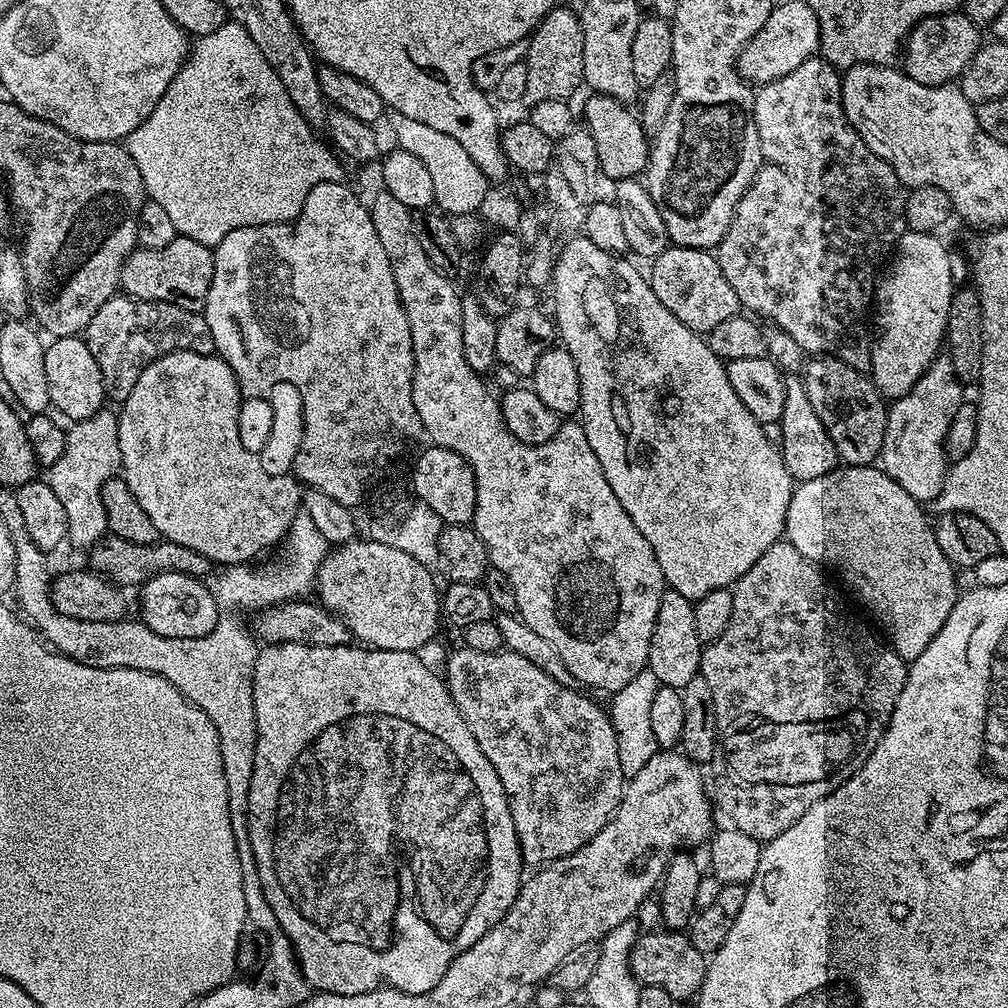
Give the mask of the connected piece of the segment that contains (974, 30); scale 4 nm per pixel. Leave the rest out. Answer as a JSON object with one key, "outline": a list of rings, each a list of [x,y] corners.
{"outline":[[[963,11],[943,12],[920,20],[906,37],[902,48],[902,71],[922,86],[938,86],[959,81],[970,58],[980,49],[981,29]]]}

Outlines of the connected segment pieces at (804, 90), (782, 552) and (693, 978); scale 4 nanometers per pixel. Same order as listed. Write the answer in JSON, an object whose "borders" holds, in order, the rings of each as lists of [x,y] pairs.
{"borders":[[[[817,54],[806,62],[802,62],[802,66],[790,70],[790,74],[786,74],[786,78],[759,85],[754,96],[752,113],[760,143],[760,169],[757,170],[746,194],[742,194],[742,198],[734,210],[734,219],[730,222],[730,230],[726,230],[714,255],[716,261],[722,266],[722,274],[726,274],[726,282],[730,282],[734,294],[738,294],[741,309],[747,310],[757,317],[765,316],[768,322],[775,327],[786,330],[786,334],[790,334],[790,338],[794,338],[794,342],[798,342],[798,346],[802,346],[804,353],[831,354],[837,360],[849,364],[854,370],[867,373],[872,367],[873,337],[870,335],[870,309],[874,304],[874,293],[878,283],[876,267],[879,266],[880,259],[884,255],[887,257],[895,249],[896,241],[906,231],[904,223],[906,185],[900,181],[896,171],[884,159],[878,154],[874,154],[874,150],[870,150],[870,146],[866,146],[862,142],[862,138],[846,118],[844,103],[840,97],[841,79],[841,73],[835,63]]],[[[787,539],[777,540],[774,546],[770,546],[770,550],[766,550],[766,554],[762,554],[762,558],[758,558],[758,562],[754,562],[754,566],[750,566],[750,570],[746,570],[746,574],[742,574],[731,585],[734,610],[730,614],[730,622],[726,625],[726,630],[722,630],[722,634],[718,634],[718,638],[700,654],[698,674],[706,678],[710,685],[710,695],[714,697],[718,761],[720,760],[721,776],[712,780],[716,787],[714,804],[719,811],[721,808],[728,815],[727,823],[731,827],[742,830],[742,834],[750,834],[750,838],[761,842],[778,838],[782,830],[790,830],[790,826],[794,826],[794,822],[798,822],[798,818],[802,818],[802,814],[806,814],[806,810],[810,810],[814,802],[842,786],[864,765],[874,746],[884,736],[892,711],[896,709],[898,694],[902,694],[902,686],[906,686],[908,681],[909,665],[875,631],[872,633],[858,617],[848,613],[847,606],[840,601],[839,594],[828,585],[823,574],[825,575],[811,560],[798,554],[798,550],[794,550],[794,546]]],[[[648,930],[637,936],[628,965],[641,985],[660,986],[675,1002],[691,1001],[708,973],[705,953],[694,950],[687,935],[680,930]]]]}

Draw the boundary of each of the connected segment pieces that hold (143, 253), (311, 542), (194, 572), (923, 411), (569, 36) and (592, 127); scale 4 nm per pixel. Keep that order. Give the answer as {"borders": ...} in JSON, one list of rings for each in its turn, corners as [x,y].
{"borders":[[[[179,234],[170,246],[137,247],[129,253],[120,270],[119,291],[123,295],[133,296],[135,300],[161,300],[182,306],[182,310],[203,312],[204,299],[210,290],[210,278],[214,274],[212,253],[209,245]]],[[[303,510],[297,512],[292,529],[288,531],[283,543],[275,553],[276,560],[269,564],[261,562],[245,562],[242,564],[229,564],[223,569],[220,576],[220,592],[215,593],[216,604],[221,613],[248,612],[255,613],[261,608],[274,608],[286,600],[304,598],[313,591],[316,582],[316,571],[320,563],[327,558],[330,546],[322,534],[314,526],[310,514]]],[[[108,534],[104,539],[92,545],[87,556],[87,567],[93,572],[101,573],[117,586],[125,586],[124,584],[141,586],[155,575],[172,571],[197,578],[207,578],[212,568],[214,569],[214,561],[206,558],[206,554],[198,554],[198,550],[190,550],[190,546],[182,546],[178,542],[163,538],[157,539],[154,544],[139,544],[138,542],[126,542],[122,538]]],[[[941,354],[922,374],[922,378],[918,378],[918,382],[914,382],[914,386],[910,386],[910,390],[906,394],[895,397],[888,408],[888,421],[878,464],[879,467],[884,467],[883,475],[887,479],[898,482],[898,486],[902,486],[902,490],[906,490],[906,494],[910,494],[918,501],[935,501],[946,482],[950,461],[944,454],[944,439],[950,430],[950,422],[954,418],[954,414],[958,414],[958,406],[966,403],[964,388],[965,385],[954,374],[951,360],[947,355]]],[[[563,6],[551,8],[540,19],[540,25],[533,30],[526,41],[525,105],[531,106],[547,100],[568,100],[584,84],[584,67],[582,66],[582,26],[579,15]]],[[[599,94],[589,95],[589,100],[584,104],[584,120],[590,137],[594,140],[597,150],[598,168],[606,177],[619,182],[628,182],[645,171],[648,166],[648,154],[650,151],[650,136],[645,132],[644,125],[640,123],[640,117],[632,112],[627,103],[615,100],[609,96]]]]}

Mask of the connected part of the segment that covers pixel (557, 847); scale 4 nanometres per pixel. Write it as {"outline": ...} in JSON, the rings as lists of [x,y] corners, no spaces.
{"outline":[[[465,646],[459,648],[449,658],[448,665],[445,666],[444,672],[442,671],[442,679],[448,686],[448,693],[454,706],[458,706],[458,714],[462,714],[462,722],[466,722],[466,726],[470,726],[470,734],[474,734],[474,742],[478,742],[478,746],[482,746],[482,754],[486,754],[486,758],[490,758],[490,766],[494,766],[494,774],[498,774],[498,782],[502,782],[502,790],[508,796],[510,814],[514,818],[514,830],[520,843],[521,861],[525,865],[543,866],[551,864],[552,861],[563,856],[574,854],[582,846],[586,846],[586,842],[590,842],[590,838],[594,838],[594,834],[598,834],[598,830],[602,830],[602,826],[606,826],[606,822],[610,822],[610,818],[618,810],[624,793],[626,777],[622,774],[622,762],[618,762],[618,738],[612,725],[611,715],[605,709],[603,712],[590,697],[583,696],[583,694],[588,695],[583,691],[562,686],[562,682],[554,682],[554,678],[550,678],[550,674],[538,670],[538,666],[534,666],[534,662],[526,662],[526,658],[522,658],[522,654],[514,654],[507,650],[483,653]]]}

